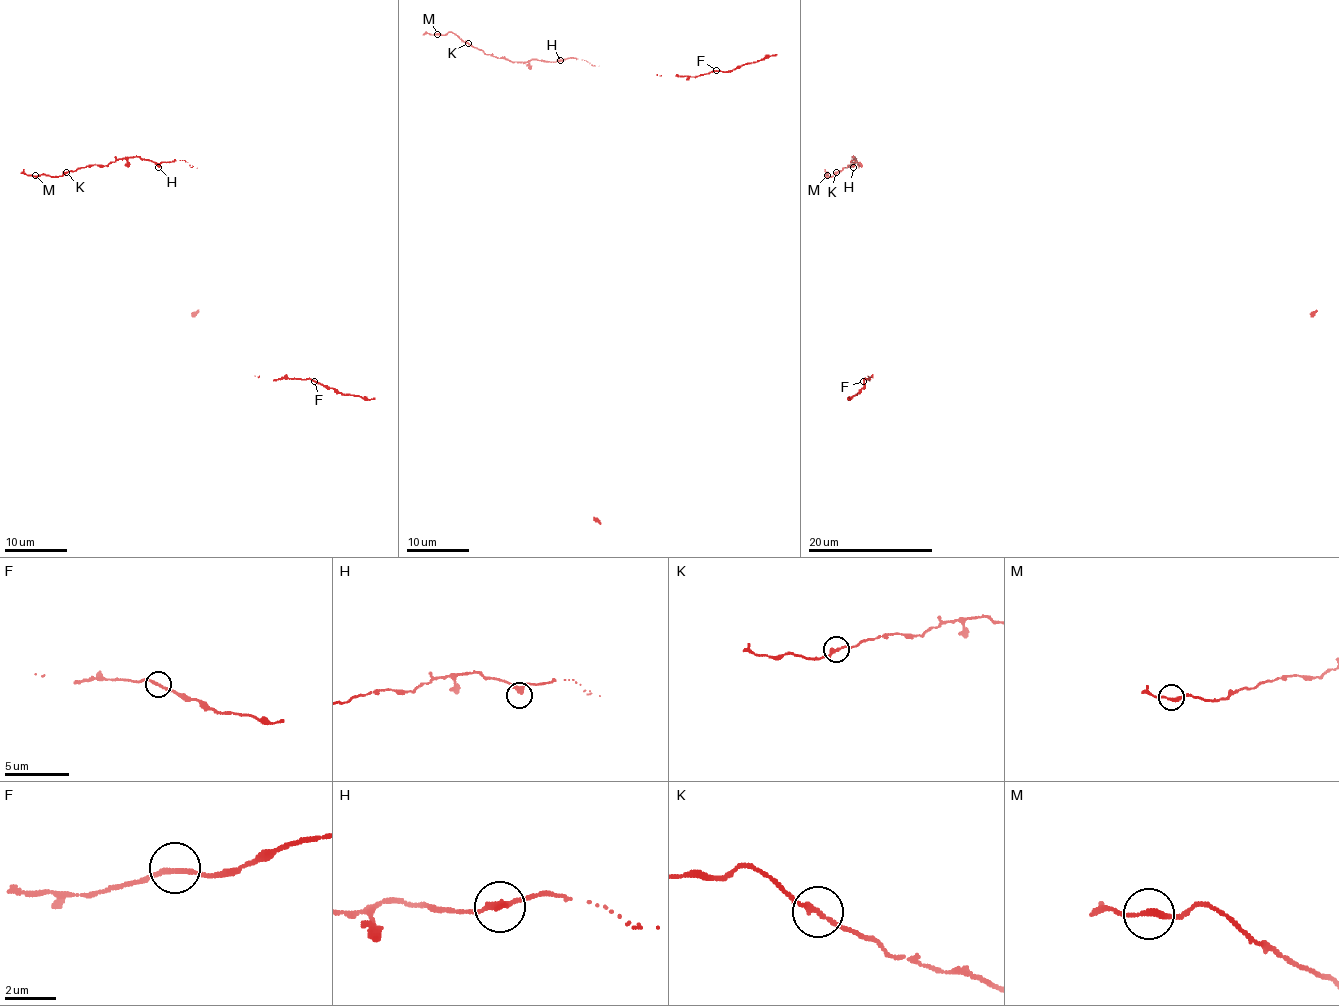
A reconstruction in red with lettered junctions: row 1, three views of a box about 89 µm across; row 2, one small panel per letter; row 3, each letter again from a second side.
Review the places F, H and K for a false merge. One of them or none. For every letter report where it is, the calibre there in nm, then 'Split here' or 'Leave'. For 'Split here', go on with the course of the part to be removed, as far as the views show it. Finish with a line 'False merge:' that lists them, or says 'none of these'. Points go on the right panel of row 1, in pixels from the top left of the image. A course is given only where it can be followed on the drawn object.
F: Place: (863, 381). Thickness 200 nm. Leave
H: Place: (853, 167). Thickness 240 nm. Leave
K: Place: (836, 172). Thickness 220 nm. Leave
False merge: none of these

